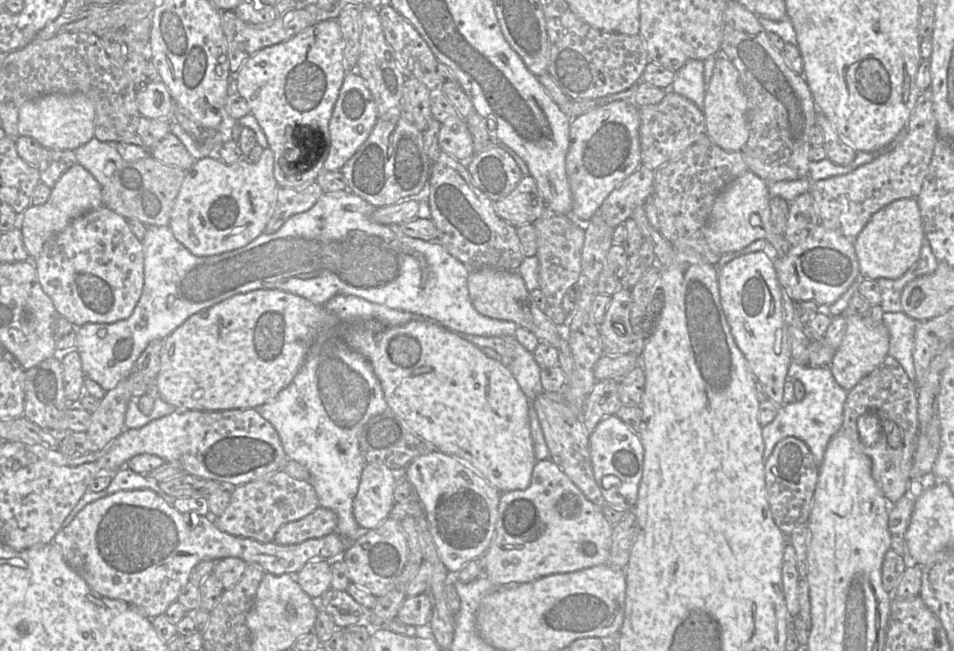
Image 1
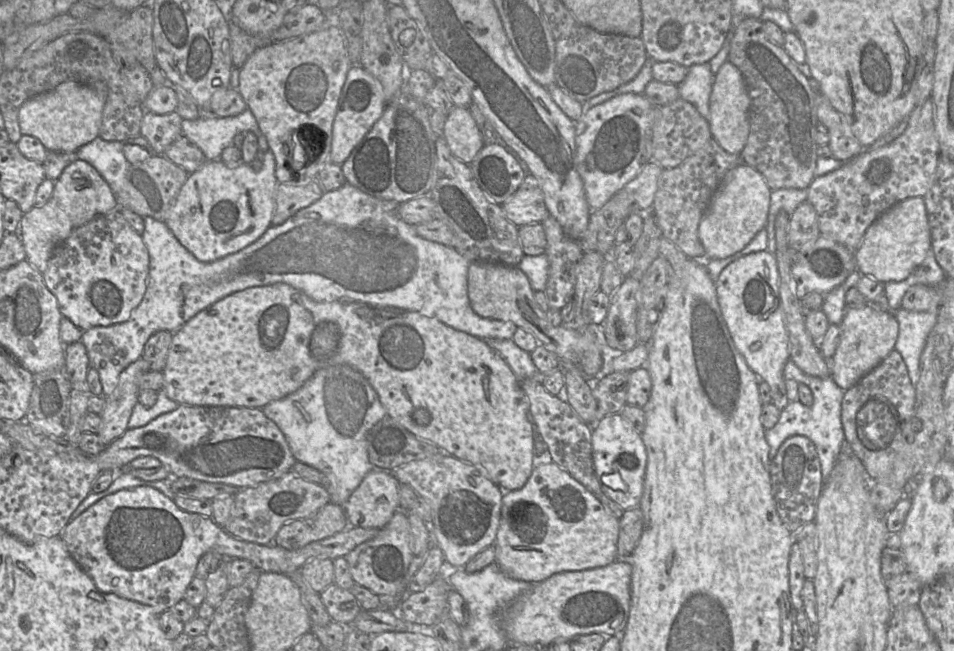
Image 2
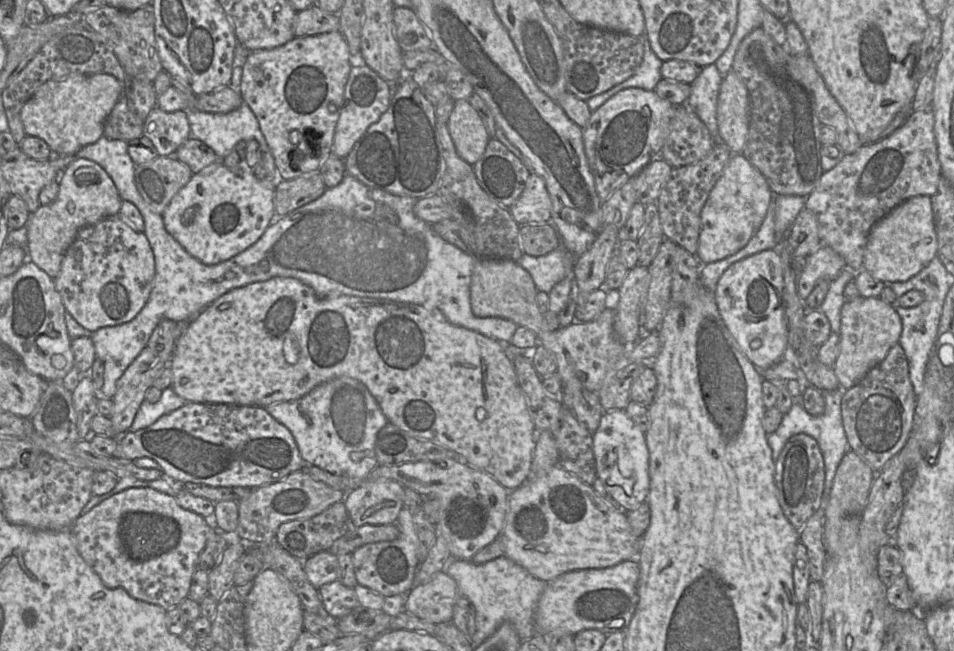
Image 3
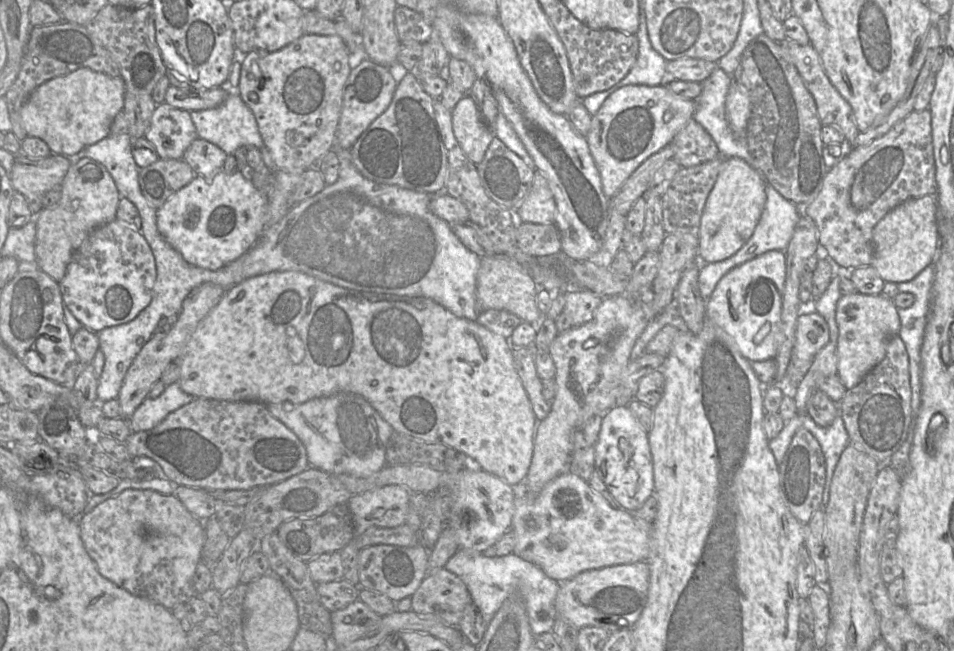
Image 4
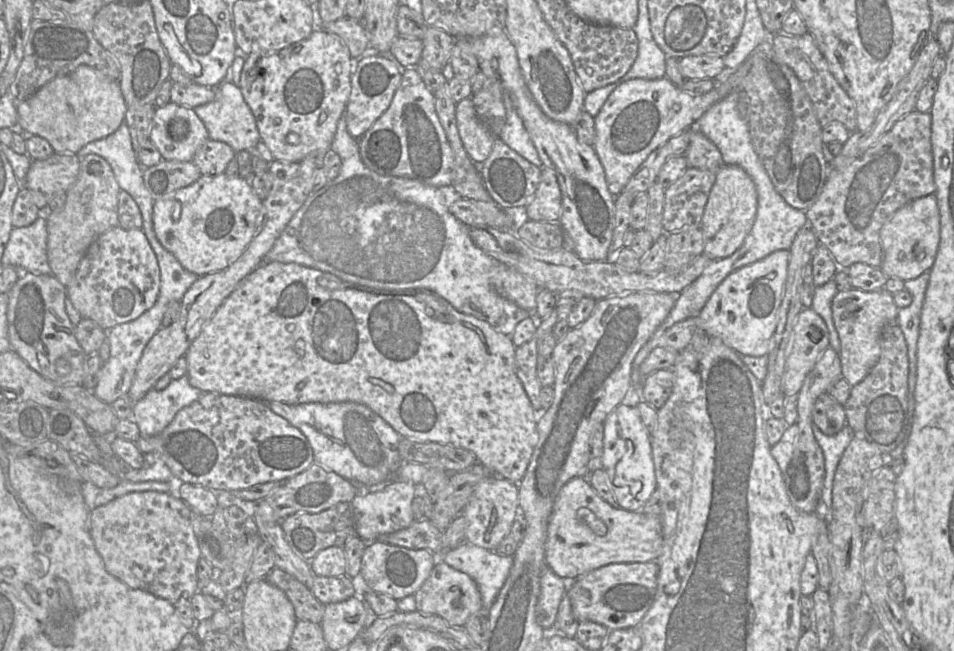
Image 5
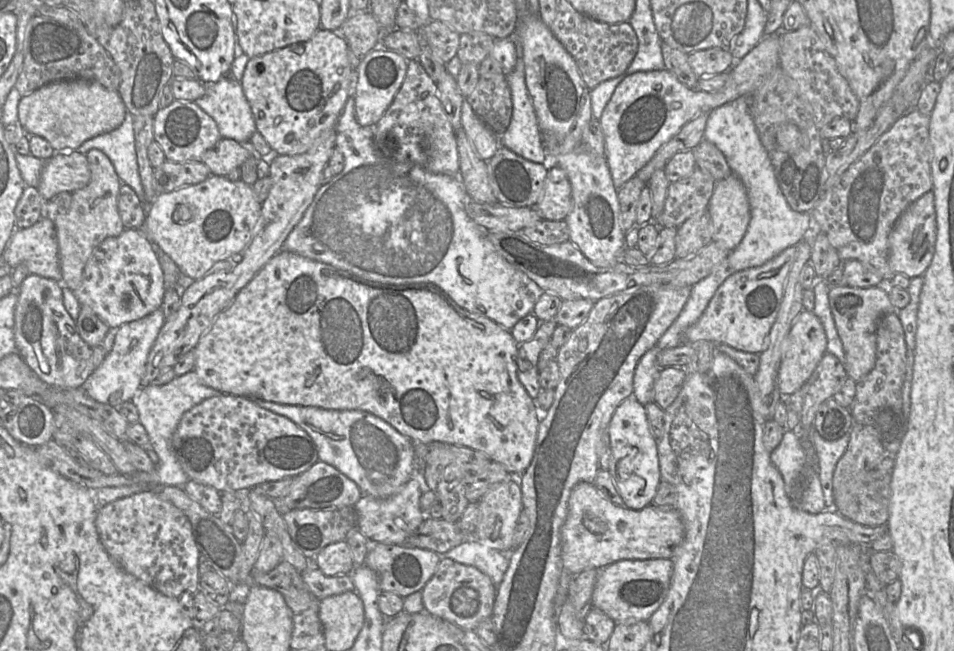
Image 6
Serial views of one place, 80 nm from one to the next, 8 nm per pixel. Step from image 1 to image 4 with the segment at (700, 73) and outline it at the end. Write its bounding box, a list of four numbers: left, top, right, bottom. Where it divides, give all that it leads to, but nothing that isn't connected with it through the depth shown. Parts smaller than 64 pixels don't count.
[693,66,756,169]

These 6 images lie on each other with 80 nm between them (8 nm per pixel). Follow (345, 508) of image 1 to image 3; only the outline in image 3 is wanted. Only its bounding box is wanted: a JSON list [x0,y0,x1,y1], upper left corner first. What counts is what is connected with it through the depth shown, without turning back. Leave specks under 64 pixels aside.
[264,377,388,479]

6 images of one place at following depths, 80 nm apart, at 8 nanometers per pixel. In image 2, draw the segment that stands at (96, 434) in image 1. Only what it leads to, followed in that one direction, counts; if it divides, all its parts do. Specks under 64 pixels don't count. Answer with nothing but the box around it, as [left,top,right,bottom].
[98,357,149,446]

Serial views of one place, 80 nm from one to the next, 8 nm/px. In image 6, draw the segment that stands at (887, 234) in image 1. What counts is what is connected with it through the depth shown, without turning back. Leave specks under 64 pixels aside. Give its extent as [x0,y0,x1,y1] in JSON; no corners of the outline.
[889,190,936,278]

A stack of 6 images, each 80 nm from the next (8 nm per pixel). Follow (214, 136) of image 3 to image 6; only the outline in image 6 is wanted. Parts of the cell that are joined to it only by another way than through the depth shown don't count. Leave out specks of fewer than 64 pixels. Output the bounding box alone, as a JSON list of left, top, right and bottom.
[194,75,257,144]

